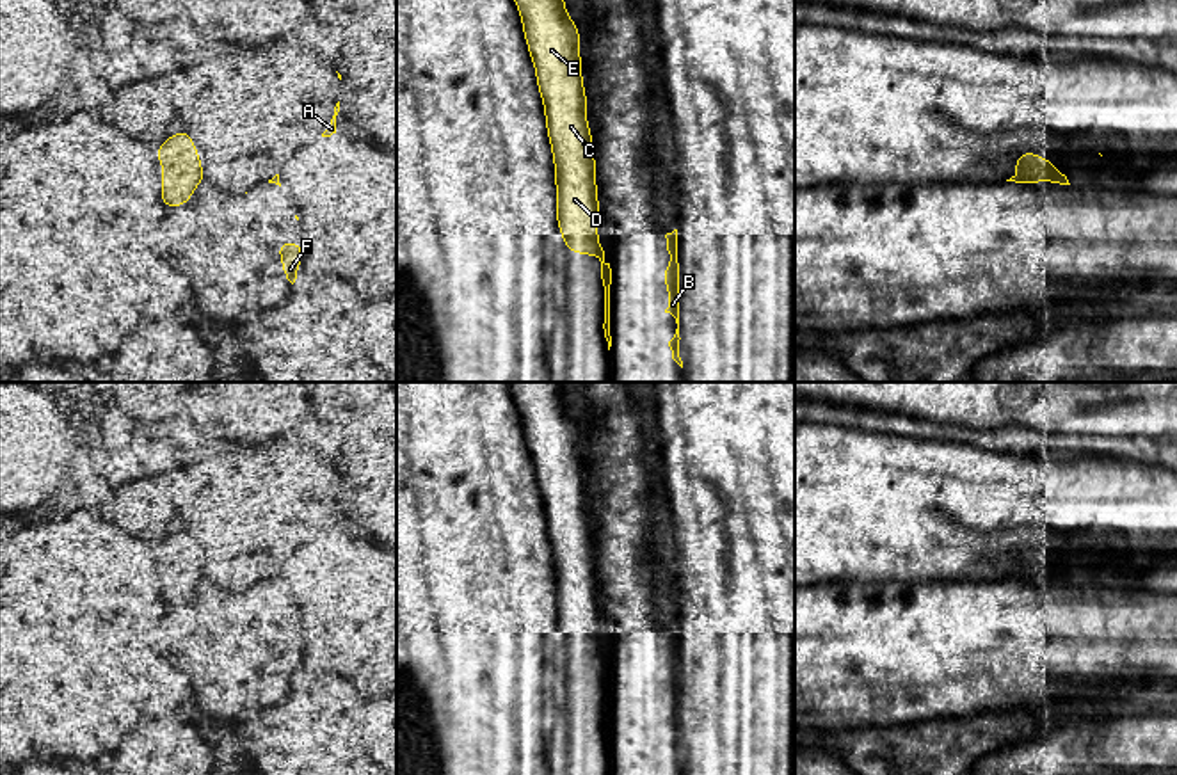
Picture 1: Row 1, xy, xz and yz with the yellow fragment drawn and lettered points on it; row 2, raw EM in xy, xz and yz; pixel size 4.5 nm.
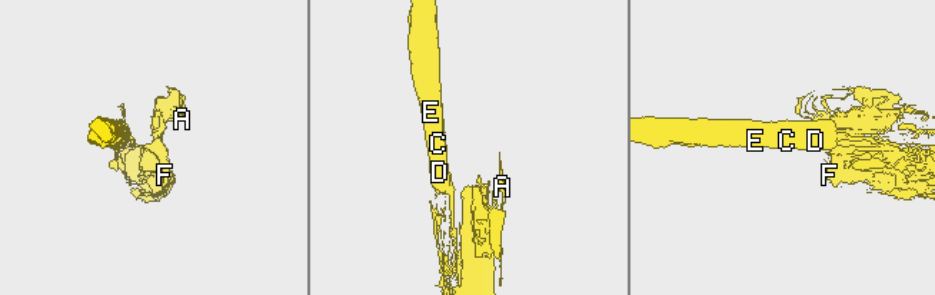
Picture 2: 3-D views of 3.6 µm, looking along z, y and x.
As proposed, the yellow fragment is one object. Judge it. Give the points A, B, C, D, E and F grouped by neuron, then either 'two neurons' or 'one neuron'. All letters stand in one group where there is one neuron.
groups A B F / C D E; two neurons

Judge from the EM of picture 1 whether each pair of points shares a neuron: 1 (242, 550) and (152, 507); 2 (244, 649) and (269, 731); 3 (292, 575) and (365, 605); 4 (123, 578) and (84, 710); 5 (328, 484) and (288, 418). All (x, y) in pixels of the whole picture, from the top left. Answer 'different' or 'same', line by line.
1: different
2: different
3: same
4: same
5: different

